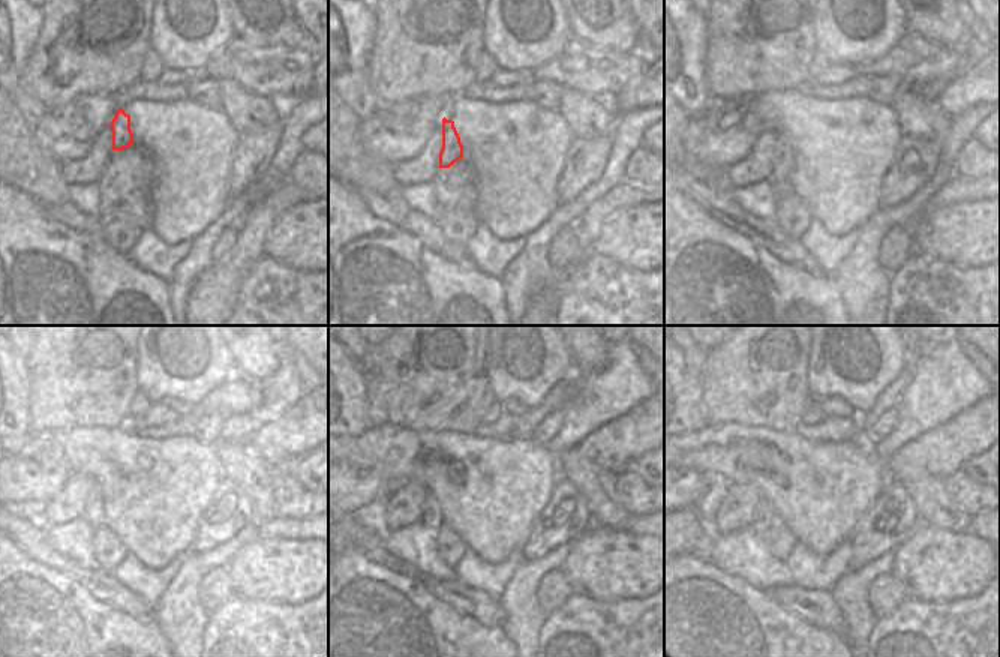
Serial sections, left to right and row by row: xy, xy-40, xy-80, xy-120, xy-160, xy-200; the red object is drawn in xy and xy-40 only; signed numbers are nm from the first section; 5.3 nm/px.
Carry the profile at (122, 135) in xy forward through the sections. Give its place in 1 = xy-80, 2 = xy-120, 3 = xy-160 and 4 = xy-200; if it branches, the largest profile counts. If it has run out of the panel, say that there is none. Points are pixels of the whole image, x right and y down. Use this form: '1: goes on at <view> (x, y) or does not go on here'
1: goes on at xy-80 (778, 179)
2: goes on at xy-120 (93, 513)
3: goes on at xy-160 (431, 518)
4: goes on at xy-200 (765, 513)

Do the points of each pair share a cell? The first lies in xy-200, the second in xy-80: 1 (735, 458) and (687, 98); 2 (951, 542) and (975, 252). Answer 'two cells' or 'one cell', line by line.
1: two cells
2: one cell

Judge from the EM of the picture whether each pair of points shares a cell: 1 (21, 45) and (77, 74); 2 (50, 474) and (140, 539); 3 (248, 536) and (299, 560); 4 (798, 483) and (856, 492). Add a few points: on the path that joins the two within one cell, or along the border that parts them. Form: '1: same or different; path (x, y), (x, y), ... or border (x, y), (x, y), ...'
1: different; border (42, 17), (39, 36), (20, 77), (20, 84)
2: different; border (53, 441), (63, 452), (71, 473)
3: different; border (258, 539), (246, 543), (228, 561)
4: same; path (813, 488), (841, 488)

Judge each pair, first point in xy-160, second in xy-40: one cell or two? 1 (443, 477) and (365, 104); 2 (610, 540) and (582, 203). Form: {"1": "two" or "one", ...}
{"1": "two", "2": "two"}

